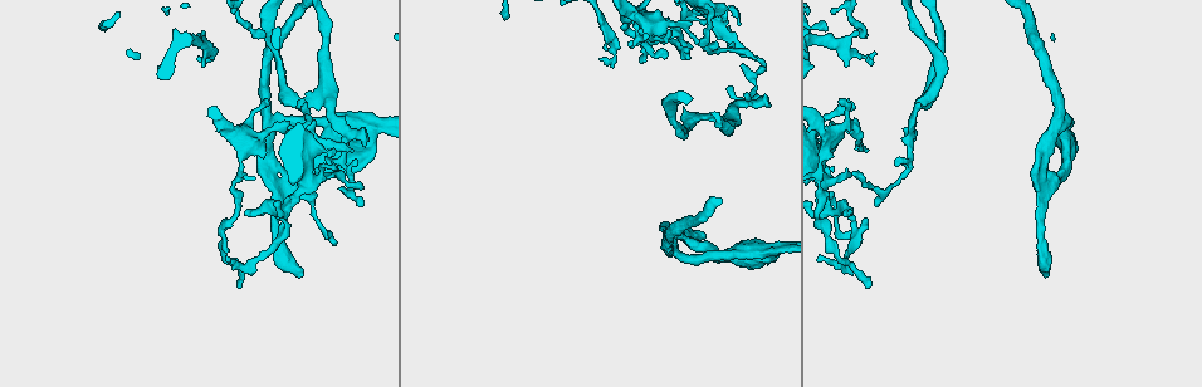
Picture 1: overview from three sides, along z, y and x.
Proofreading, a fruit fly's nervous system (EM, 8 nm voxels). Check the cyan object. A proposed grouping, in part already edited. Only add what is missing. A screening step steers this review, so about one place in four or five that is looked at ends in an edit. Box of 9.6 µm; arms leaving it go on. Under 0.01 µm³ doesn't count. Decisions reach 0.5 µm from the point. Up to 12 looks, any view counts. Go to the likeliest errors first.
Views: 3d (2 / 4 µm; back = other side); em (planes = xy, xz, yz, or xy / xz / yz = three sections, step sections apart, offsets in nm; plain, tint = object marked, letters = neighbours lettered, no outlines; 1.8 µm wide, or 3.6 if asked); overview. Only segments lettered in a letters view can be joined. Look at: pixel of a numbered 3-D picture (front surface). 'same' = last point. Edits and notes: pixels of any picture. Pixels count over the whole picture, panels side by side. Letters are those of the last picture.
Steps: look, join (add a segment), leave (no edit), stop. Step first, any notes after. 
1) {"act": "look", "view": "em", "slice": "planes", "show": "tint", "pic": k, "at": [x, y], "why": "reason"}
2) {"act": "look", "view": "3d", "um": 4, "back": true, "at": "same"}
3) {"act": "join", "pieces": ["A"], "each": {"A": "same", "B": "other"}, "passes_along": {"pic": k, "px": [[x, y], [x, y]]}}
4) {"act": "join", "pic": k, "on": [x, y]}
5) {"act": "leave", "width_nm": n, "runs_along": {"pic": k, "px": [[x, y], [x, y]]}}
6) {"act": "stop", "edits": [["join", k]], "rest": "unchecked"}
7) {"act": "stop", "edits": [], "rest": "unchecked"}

{"act": "look", "view": "em", "slice": "planes", "show": "tint", "pic": 1, "at": [254, 264], "why": "branch point"}

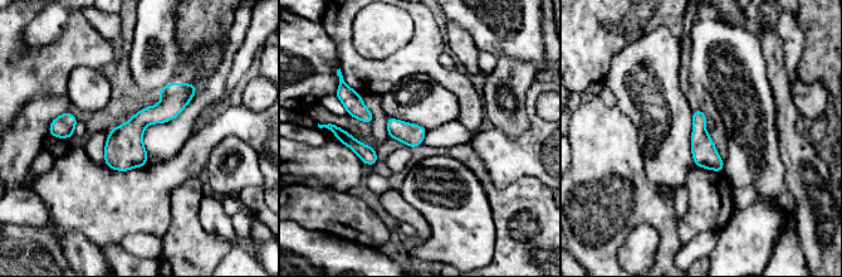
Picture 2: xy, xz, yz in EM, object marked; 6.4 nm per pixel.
{"act": "look", "view": "em", "slice": "planes", "show": "letters", "at": "same", "why": "what lies round it"}

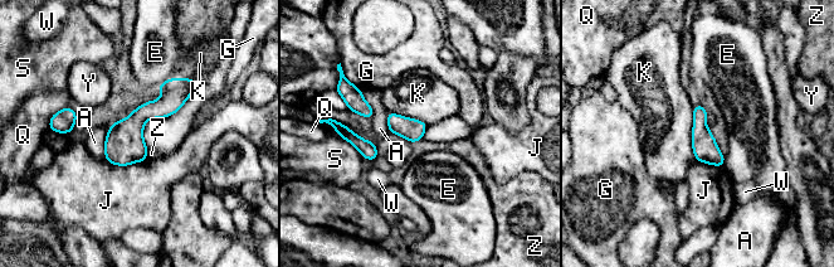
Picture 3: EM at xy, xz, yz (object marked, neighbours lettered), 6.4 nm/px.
{"act": "leave", "each": {"A": "other", "E": "other", "G": "other", "J": "other", "K": "other", "Q": "other", "S": "other", "W": "other", "Y": "other", "Z": "other"}, "border": {"pic": 3, "px": [[692, 107], [692, 153], [696, 160]]}, "found": "no lettered segment goes on from it"}

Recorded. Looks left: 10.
{"act": "look", "view": "3d", "um": 4, "back": true, "pic": 1, "at": [1063, 120], "why": "arms part here"}

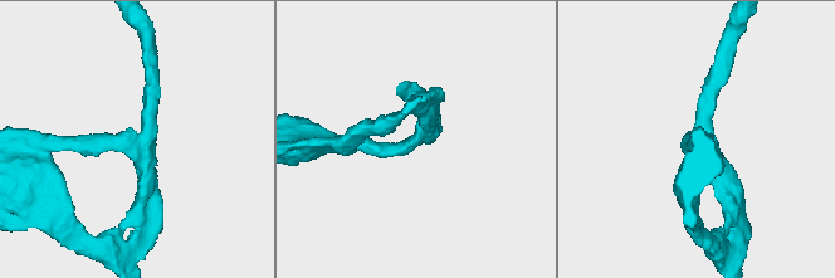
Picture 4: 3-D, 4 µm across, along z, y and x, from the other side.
{"act": "look", "view": "em", "slice": "xy", "step": 4, "show": "letters", "pic": 4, "at": [133, 143], "arms": 3, "arm_widths_nm": [220, 220, 240]}

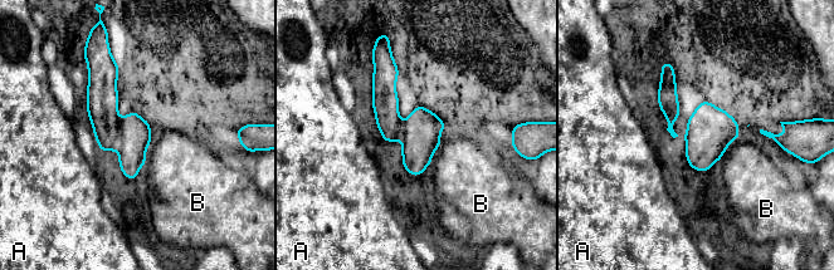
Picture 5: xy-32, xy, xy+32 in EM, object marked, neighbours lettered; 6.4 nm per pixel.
{"act": "leave", "each": {"A": "other", "B": "other"}, "runs_along": {"pic": 5, "px": [[112, 65], [107, 122], [131, 146], [131, 176]]}, "found": "no lettered segment goes on from it"}

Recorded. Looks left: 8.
{"act": "look", "view": "3d", "um": 2, "pic": 1, "at": [302, 273]}

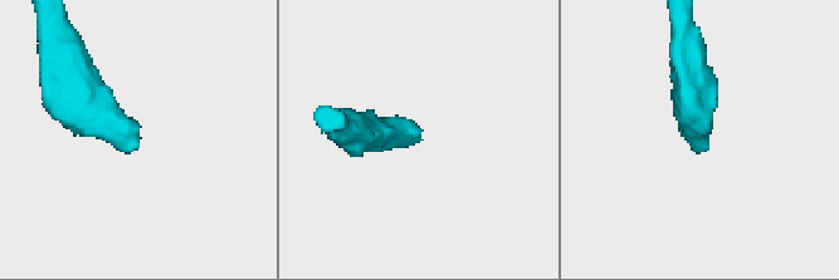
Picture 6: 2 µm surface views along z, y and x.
{"act": "look", "view": "em", "slice": "yz", "step": 16, "show": "letters", "pic": 6, "at": [696, 150]}

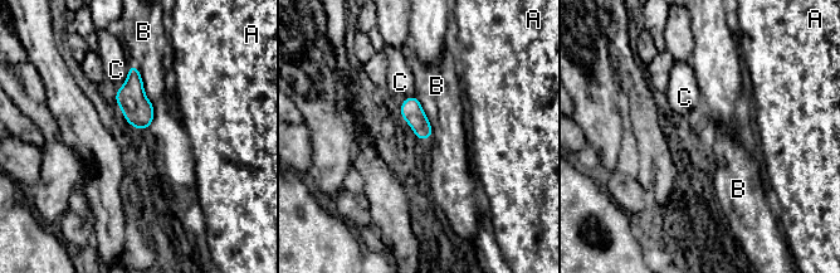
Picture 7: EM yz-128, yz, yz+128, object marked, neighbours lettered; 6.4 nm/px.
{"act": "leave", "each": {"A": "other", "B": "other", "C": "other"}, "border": {"pic": 7, "px": [[132, 63], [152, 106]]}, "found": "none of them fits"}

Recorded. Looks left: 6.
{"act": "look", "view": "em", "slice": "planes", "show": "letters", "pic": 1, "at": [303, 186], "why": "four-way junction"}

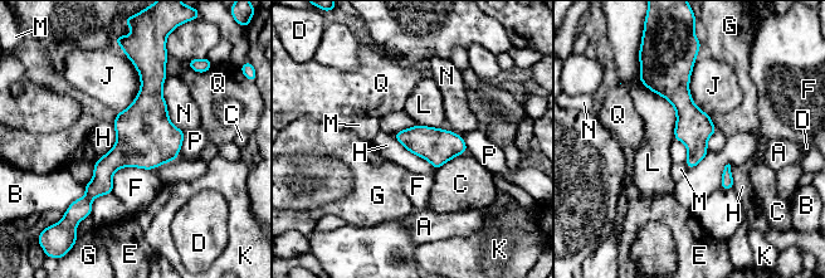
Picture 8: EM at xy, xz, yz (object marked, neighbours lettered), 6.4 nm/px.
{"act": "leave", "each": {"A": "other", "B": "other", "C": "other", "D": "other", "E": "other", "F": "other", "G": "other", "H": "other", "J": "other", "K": "other", "L": "other", "M": "other", "N": "other", "P": "other", "Q": "other"}, "border": {"pic": 8, "px": [[440, 127], [458, 133], [468, 149]]}, "found": "none of them fits"}

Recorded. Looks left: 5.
{"act": "look", "view": "3d", "um": 4, "pic": 1, "at": [690, 119]}

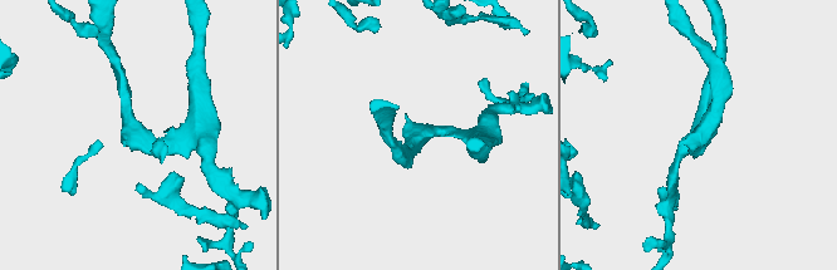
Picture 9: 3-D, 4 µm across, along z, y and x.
{"act": "look", "view": "em", "slice": "planes", "show": "letters", "pic": 9, "at": [133, 136]}

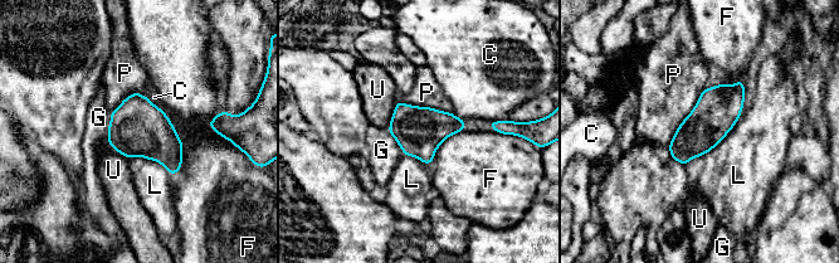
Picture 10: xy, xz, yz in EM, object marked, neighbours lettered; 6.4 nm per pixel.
{"act": "leave", "each": {"C": "other", "F": "other", "G": "other", "L": "other", "P": "other", "U": "other"}, "border": {"pic": 10, "px": [[740, 117], [733, 127], [702, 155]]}, "found": "no lettered segment goes on from it"}

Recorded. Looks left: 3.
{"act": "stop", "edits": [], "rest": "unchecked"}

